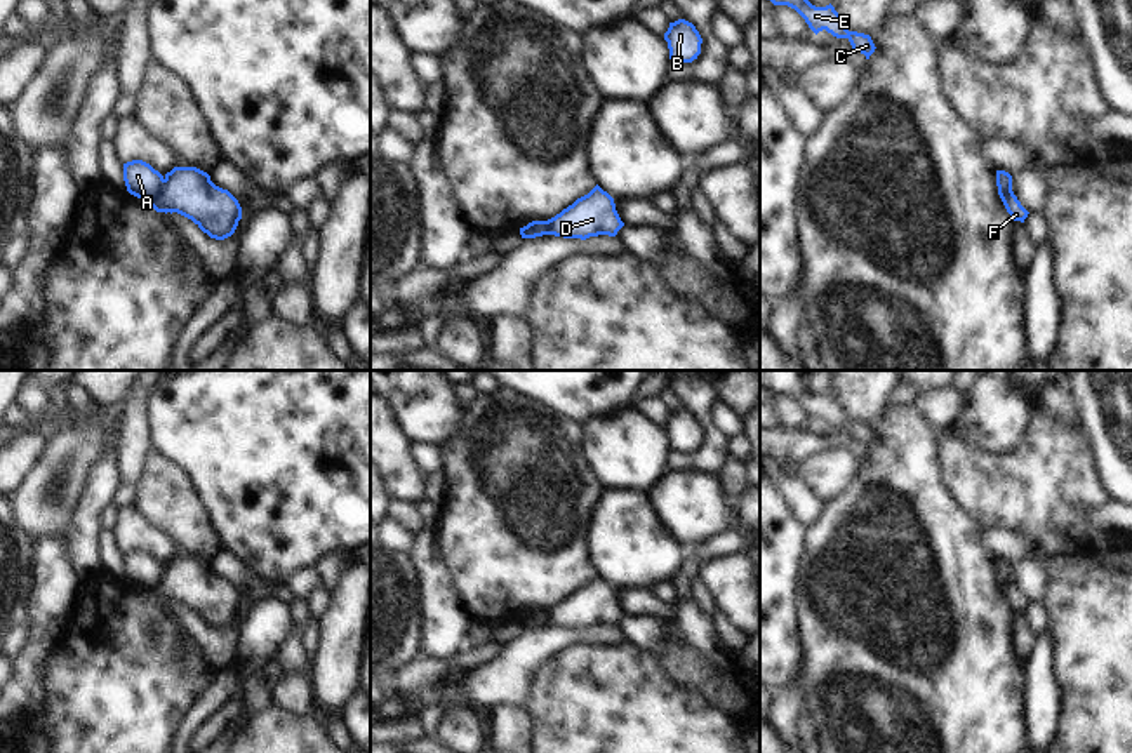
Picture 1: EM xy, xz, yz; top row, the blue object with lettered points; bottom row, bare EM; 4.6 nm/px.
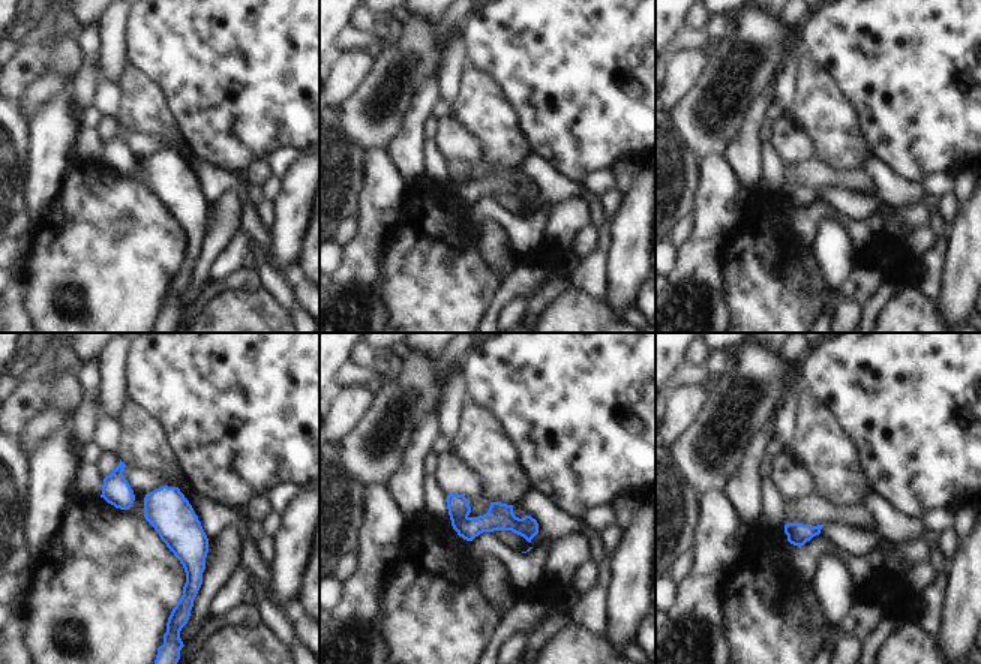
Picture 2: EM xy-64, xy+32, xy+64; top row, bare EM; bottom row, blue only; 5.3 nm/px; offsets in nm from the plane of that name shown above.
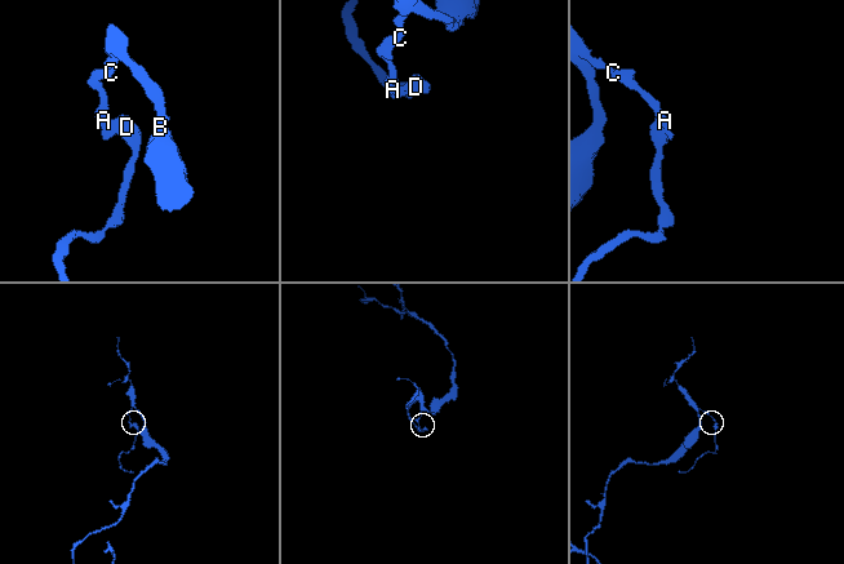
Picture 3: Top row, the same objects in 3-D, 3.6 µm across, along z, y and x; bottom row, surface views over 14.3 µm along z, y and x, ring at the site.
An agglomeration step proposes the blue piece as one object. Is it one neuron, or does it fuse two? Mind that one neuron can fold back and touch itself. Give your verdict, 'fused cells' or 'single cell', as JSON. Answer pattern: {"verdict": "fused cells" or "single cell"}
{"verdict": "fused cells"}

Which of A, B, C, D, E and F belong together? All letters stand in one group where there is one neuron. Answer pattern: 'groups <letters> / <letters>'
groups A B C E / D F

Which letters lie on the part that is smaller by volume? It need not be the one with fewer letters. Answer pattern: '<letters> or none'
D, F

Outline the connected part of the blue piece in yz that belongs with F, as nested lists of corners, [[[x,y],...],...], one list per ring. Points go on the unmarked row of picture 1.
[[[998,579],[998,584],[1007,598],[1007,602],[1010,603],[1010,607],[1014,610],[1024,612],[1024,609],[1028,607],[1029,602],[1021,595],[1021,591],[1014,584],[1014,581]]]

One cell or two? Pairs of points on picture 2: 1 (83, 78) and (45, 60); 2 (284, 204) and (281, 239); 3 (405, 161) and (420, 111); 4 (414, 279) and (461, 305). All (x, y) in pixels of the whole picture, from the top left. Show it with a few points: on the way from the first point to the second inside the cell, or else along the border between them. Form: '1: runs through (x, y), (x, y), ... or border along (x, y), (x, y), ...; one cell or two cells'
1: border along (75, 39), (81, 54), (81, 66), (71, 80); two cells
2: runs through (284, 213), (284, 230); one cell
3: runs through (407, 149), (413, 123); one cell
4: runs through (426, 279), (441, 285), (449, 293); one cell

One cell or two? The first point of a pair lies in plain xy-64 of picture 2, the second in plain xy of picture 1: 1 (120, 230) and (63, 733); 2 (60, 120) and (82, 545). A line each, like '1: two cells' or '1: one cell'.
1: one cell
2: two cells

